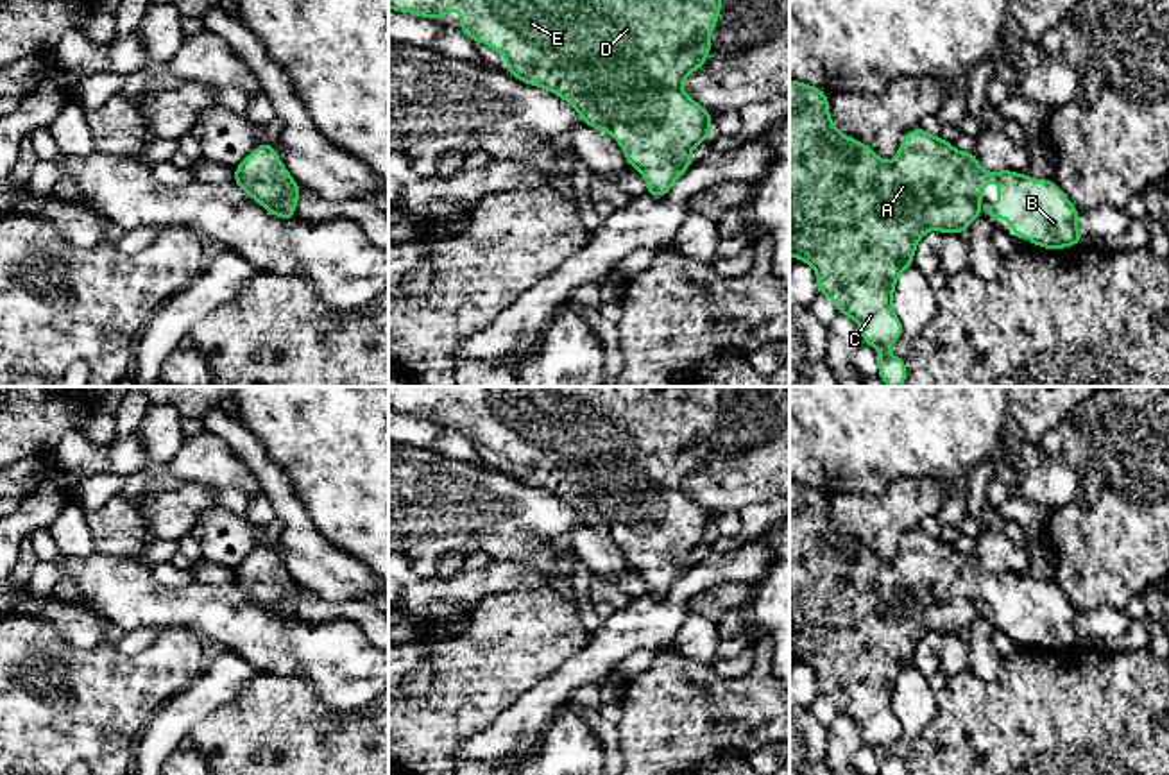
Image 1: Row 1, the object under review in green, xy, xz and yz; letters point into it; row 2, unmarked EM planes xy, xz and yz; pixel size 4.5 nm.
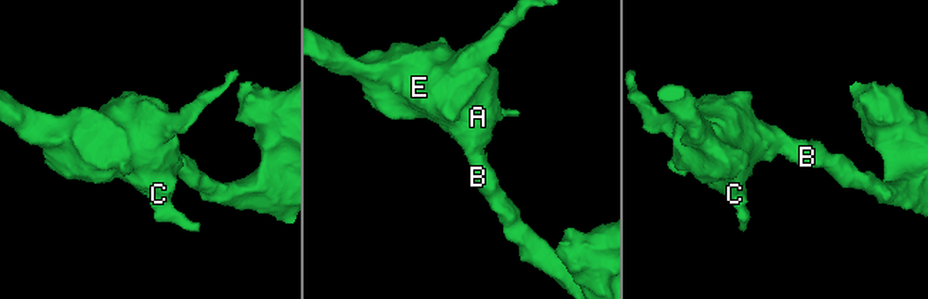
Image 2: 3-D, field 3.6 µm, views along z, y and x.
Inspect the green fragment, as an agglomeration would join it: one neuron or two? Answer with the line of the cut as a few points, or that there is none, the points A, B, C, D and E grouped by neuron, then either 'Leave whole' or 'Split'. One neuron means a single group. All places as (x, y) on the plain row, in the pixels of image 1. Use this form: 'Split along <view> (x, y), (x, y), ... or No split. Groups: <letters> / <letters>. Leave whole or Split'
No split. Groups: A B C D E. Leave whole

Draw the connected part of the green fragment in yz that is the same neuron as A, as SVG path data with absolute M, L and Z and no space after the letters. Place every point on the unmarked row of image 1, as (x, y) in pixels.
M789 480L789 655L815 669L818 694L854 720L865 745L881 754L877 775L908 775L904 759L886 752L904 734L892 700L918 641L931 630L967 634L990 582L999 583L999 601L983 616L1008 619L1013 635L1044 650L1078 646L1085 637L1076 630L1079 612L1054 582L983 571L974 553L958 553L922 528L904 535L893 562L883 562L870 546L838 532L827 494Z

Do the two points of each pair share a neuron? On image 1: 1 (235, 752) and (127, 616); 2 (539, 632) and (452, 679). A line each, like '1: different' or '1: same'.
1: different
2: same

